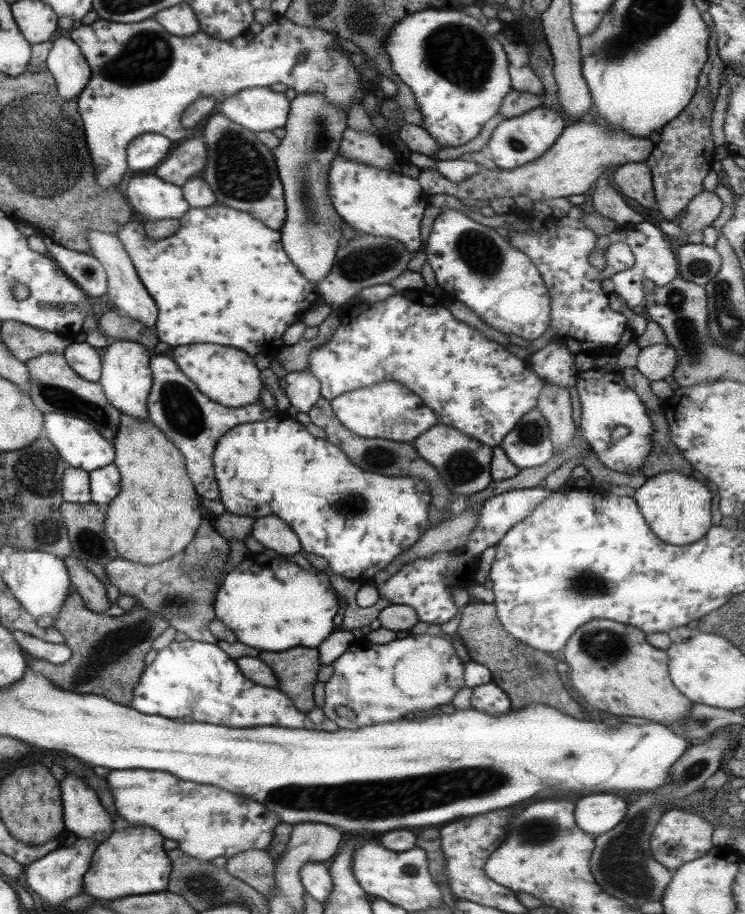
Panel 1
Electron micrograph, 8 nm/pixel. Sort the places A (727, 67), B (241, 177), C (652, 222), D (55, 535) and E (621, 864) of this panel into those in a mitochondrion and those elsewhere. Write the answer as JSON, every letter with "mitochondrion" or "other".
{"A":"other","B":"mitochondrion","C":"other","D":"mitochondrion","E":"mitochondrion"}

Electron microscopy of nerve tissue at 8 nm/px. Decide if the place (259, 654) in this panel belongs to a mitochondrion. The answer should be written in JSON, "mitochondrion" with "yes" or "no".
{"mitochondrion":"no"}

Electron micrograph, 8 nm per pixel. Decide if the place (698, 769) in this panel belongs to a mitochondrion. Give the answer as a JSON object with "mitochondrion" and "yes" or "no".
{"mitochondrion":"yes"}

